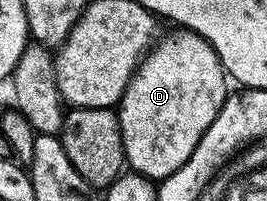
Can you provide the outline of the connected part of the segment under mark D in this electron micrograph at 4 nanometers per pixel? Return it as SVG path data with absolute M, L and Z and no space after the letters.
M174 30L171 36L161 40L146 54L142 63L134 71L134 76L122 95L122 101L116 106L120 134L124 138L124 154L126 164L133 171L139 172L149 180L163 180L168 174L180 170L188 158L192 158L192 150L196 150L196 142L204 138L204 130L212 126L212 118L220 114L220 106L224 106L228 95L228 77L216 50L203 36L197 36L189 30Z

